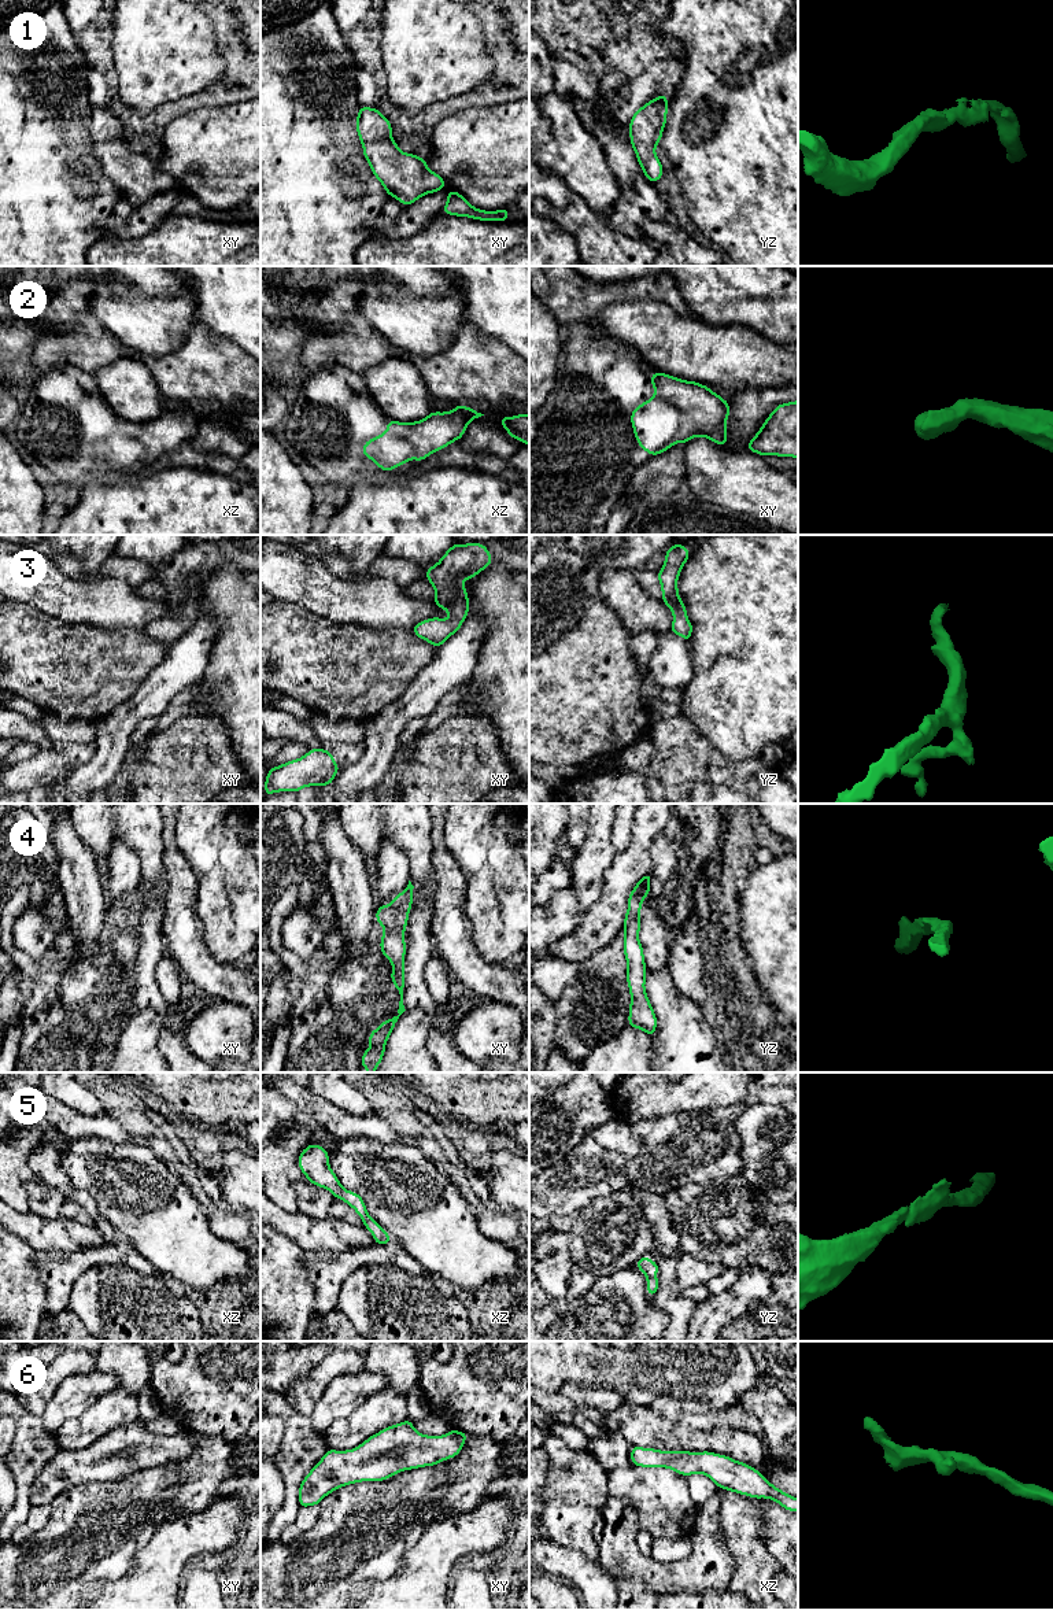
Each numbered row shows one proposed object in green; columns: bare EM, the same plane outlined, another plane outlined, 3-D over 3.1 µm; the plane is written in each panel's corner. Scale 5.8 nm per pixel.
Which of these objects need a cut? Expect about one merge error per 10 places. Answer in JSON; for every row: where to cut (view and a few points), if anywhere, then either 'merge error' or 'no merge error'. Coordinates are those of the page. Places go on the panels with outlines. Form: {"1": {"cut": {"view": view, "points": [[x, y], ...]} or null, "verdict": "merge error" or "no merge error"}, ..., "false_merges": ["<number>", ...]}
{"1": {"cut": null, "verdict": "no merge error"}, "2": {"cut": null, "verdict": "no merge error"}, "3": {"cut": null, "verdict": "no merge error"}, "4": {"cut": null, "verdict": "no merge error"}, "5": {"cut": null, "verdict": "no merge error"}, "6": {"cut": null, "verdict": "no merge error"}, "false_merges": []}

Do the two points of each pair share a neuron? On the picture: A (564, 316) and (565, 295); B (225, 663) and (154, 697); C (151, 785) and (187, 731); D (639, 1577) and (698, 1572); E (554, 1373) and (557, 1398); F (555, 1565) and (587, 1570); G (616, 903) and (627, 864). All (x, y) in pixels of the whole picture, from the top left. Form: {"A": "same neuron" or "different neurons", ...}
{"A": "same neuron", "B": "different neurons", "C": "same neuron", "D": "same neuron", "E": "different neurons", "F": "same neuron", "G": "same neuron"}

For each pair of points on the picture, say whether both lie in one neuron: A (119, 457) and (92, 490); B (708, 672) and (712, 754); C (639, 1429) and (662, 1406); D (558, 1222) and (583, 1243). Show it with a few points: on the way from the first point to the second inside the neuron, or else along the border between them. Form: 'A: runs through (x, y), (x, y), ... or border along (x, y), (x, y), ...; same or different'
A: border along (92, 479), (82, 484); different
B: border along (691, 722), (725, 756); different
C: border along (649, 1406), (671, 1421); different
D: runs through (564, 1223), (577, 1237); same

